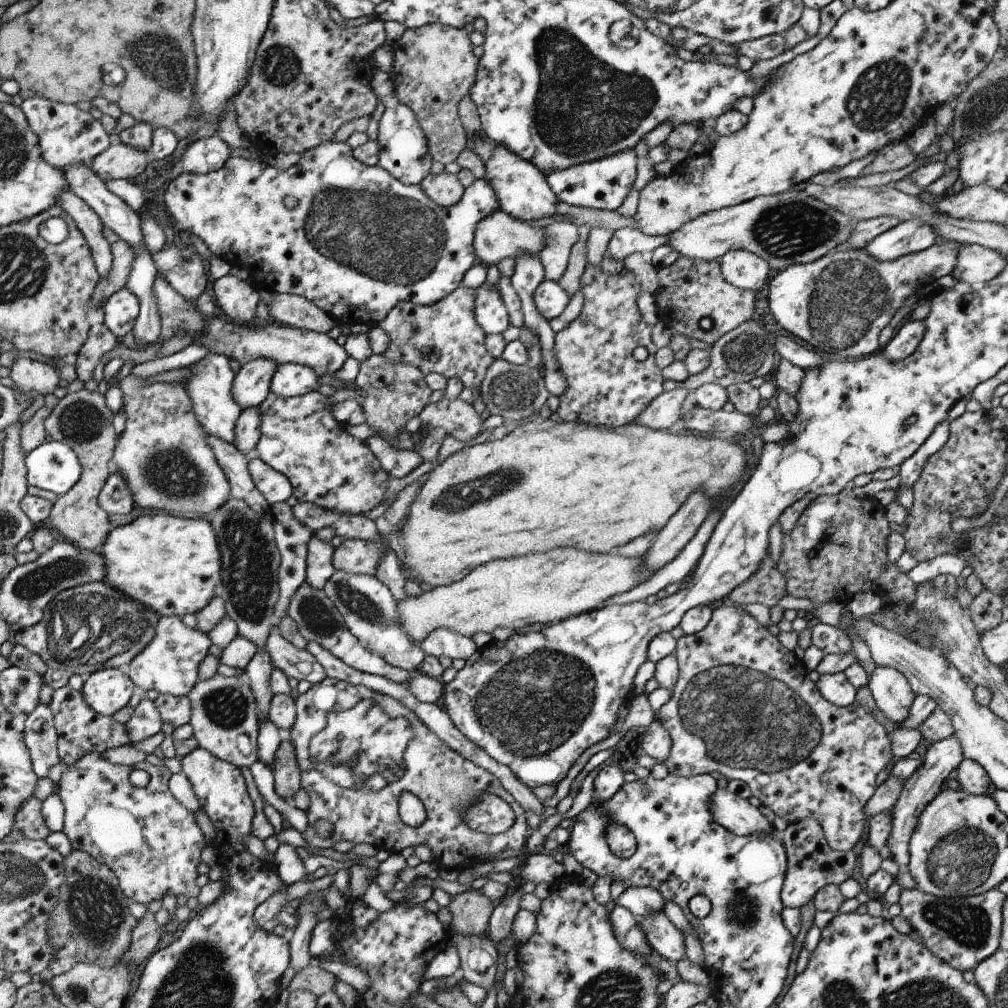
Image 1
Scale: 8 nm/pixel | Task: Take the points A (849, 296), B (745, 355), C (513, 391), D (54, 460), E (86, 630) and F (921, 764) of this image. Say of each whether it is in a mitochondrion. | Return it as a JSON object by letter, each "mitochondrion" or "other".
{"A":"mitochondrion","B":"mitochondrion","C":"mitochondrion","D":"mitochondrion","E":"mitochondrion","F":"other"}

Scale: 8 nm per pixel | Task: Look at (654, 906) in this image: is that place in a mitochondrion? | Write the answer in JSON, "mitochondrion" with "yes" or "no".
{"mitochondrion":"no"}

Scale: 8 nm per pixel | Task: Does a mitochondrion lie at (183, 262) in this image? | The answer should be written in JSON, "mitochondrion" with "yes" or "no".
{"mitochondrion":"yes"}

